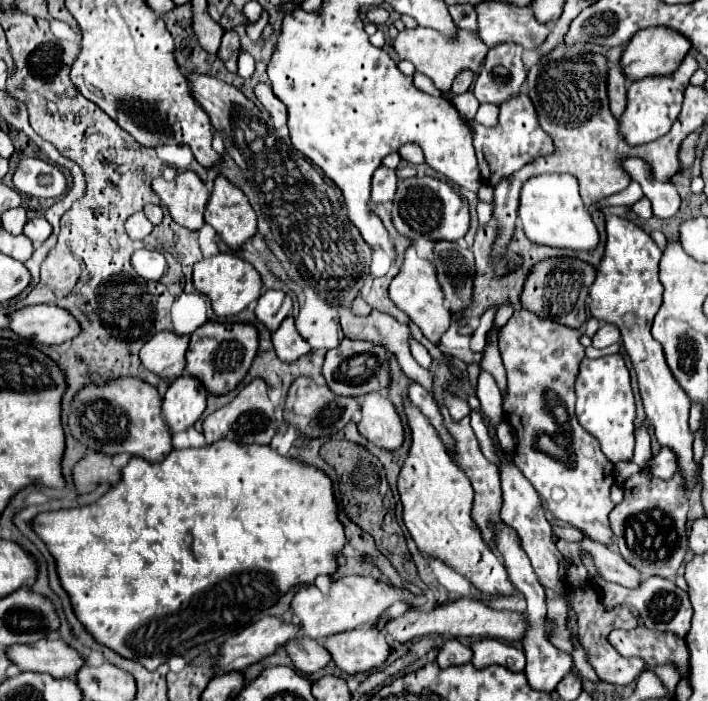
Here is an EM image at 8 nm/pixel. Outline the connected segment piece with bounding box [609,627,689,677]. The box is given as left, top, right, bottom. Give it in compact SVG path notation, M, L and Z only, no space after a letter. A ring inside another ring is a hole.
M637 627L635 631L611 631L611 645L623 657L641 657L649 669L661 663L677 663L681 677L685 677L689 663L689 649L685 639L673 633L655 633L647 627Z

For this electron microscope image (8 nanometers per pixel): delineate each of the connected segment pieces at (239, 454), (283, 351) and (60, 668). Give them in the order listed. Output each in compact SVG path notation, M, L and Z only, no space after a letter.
M219 439L211 445L197 449L173 449L161 463L153 463L143 457L131 457L131 461L123 467L123 479L111 491L107 491L99 501L77 509L39 513L33 519L33 527L53 553L61 585L69 593L75 615L85 625L85 629L99 643L107 645L109 649L117 651L127 659L141 663L149 671L155 671L171 655L185 653L195 645L241 631L257 617L257 613L275 605L279 597L283 597L293 585L313 583L315 577L319 575L333 575L339 567L339 553L347 543L343 523L339 519L339 507L333 493L333 483L325 471L301 463L293 457L283 457L271 445L255 445L255 443L243 445L227 439Z
M285 317L283 325L279 325L279 329L275 333L271 333L271 341L273 341L275 353L283 361L295 361L301 355L311 351L309 343L299 335L293 317Z
M43 639L33 645L13 645L7 649L9 659L23 671L49 673L51 677L73 677L83 665L83 655L63 639Z

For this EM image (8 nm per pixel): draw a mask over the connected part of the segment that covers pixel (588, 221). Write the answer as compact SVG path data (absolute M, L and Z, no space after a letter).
M573 175L531 177L521 189L519 219L523 223L525 235L537 245L573 251L593 251L601 241L599 231L579 197L577 179Z

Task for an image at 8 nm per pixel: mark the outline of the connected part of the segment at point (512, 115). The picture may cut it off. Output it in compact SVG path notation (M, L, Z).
M521 93L519 97L511 97L511 101L503 101L503 105L499 105L497 125L485 127L479 125L477 121L469 121L469 127L473 133L473 147L479 161L481 181L491 187L503 181L503 177L511 177L511 173L519 171L523 165L531 163L533 159L551 155L555 147L551 137L547 137L547 133L541 129L535 107L531 105L527 93Z

